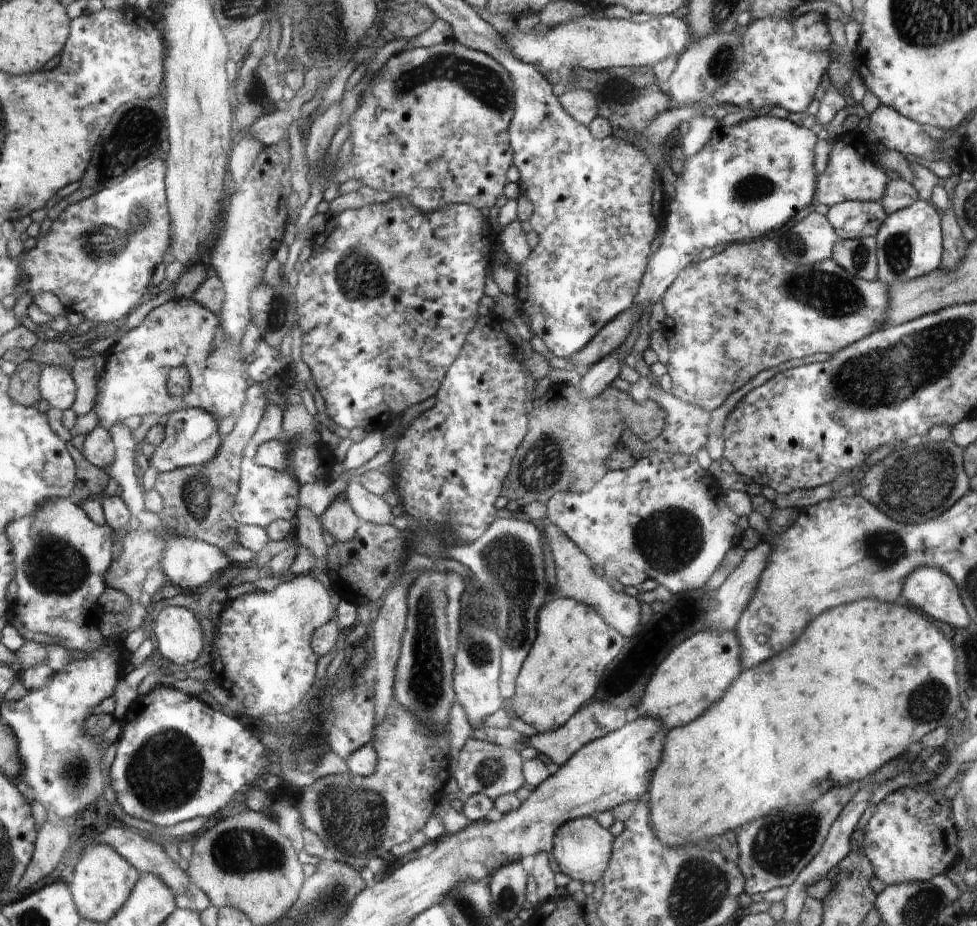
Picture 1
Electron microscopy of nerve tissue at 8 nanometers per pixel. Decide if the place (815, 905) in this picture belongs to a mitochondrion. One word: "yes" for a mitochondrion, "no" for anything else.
no

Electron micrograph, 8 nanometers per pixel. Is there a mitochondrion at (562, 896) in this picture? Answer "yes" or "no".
no

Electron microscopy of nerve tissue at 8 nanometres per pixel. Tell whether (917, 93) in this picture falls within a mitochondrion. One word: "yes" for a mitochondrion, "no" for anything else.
no

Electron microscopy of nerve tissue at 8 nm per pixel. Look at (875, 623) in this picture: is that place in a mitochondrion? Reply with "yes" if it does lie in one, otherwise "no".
no

